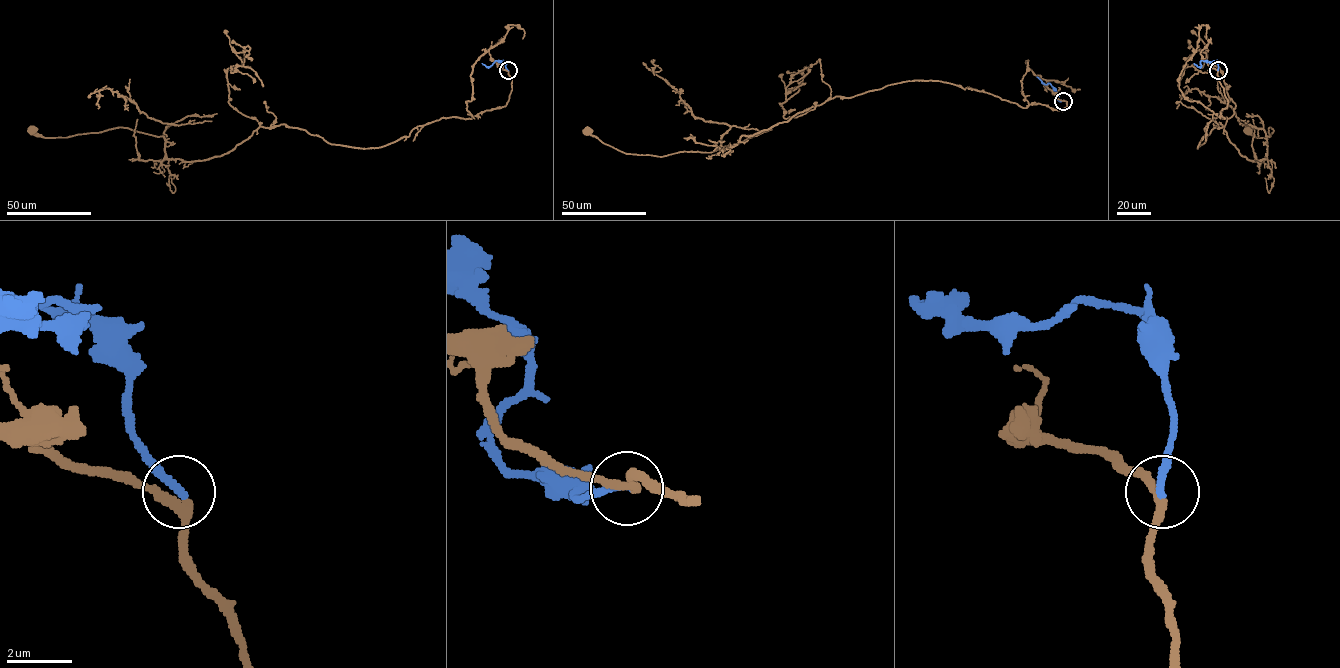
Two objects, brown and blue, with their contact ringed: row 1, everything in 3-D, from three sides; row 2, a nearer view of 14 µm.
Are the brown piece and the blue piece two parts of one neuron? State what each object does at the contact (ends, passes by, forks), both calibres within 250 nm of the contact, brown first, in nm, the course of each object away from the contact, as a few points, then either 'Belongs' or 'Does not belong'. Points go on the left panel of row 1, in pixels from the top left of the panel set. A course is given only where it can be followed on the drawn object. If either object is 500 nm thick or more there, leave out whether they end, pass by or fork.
At the ring brown passes by. At the ring blue ends. Thickness 280 nm (brown) against 260 nm. Course of brown: (508, 71), (505, 106), (376, 148), (280, 124), (184, 161), (167, 158), (162, 136), (130, 128), (33, 129). Course of blue: (508, 70), (501, 61), (489, 66), (482, 63). Belongs

